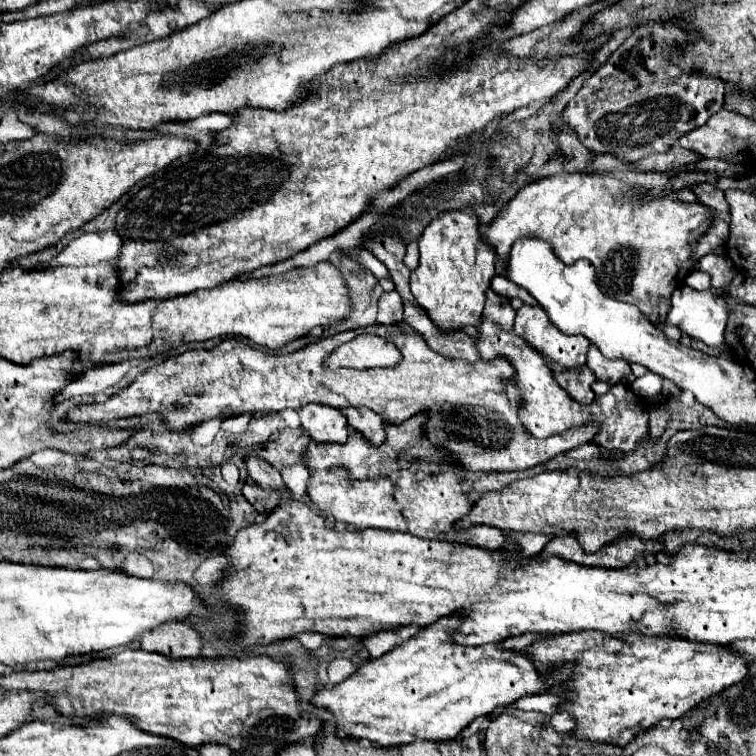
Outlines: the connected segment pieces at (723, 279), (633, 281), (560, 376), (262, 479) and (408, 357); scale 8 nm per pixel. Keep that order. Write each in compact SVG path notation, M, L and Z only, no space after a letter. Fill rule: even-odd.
M711 253L711 255L705 255L703 259L701 259L701 269L703 271L707 271L709 275L711 275L711 283L713 283L713 287L723 287L723 285L729 285L731 283L731 279L735 277L735 267L733 267L733 263L727 259L727 257L723 257L723 255L715 255L715 253Z
M563 173L555 177L545 177L533 181L517 191L517 195L499 211L491 221L489 229L483 233L483 239L495 247L497 255L507 267L507 259L515 241L523 237L537 237L551 245L553 253L565 263L571 265L577 259L587 259L595 267L597 283L607 297L617 301L637 305L653 325L665 323L669 313L669 297L673 289L689 275L693 261L691 251L693 243L711 227L711 209L701 203L683 203L671 197L657 197L647 203L637 203L635 195L643 189L627 185L609 175L589 175L589 173Z
M551 363L551 371L553 377L557 379L557 383L579 403L591 403L593 401L593 391L591 385L595 383L593 373L589 371L589 367L581 367L581 369L561 369L559 365Z
M249 457L245 459L249 477L255 479L263 489L273 489L273 491L289 491L287 485L283 483L279 471L275 467L271 467L269 463L257 459L257 457Z
M393 323L393 325L371 325L365 329L357 331L345 331L333 337L323 337L315 343L305 345L303 349L295 353L283 353L283 355L273 355L273 353L263 353L255 351L249 345L241 341L223 341L211 351L199 349L199 351L185 351L183 355L169 357L161 361L159 365L151 367L149 371L141 373L129 387L123 391L115 393L103 403L89 403L89 405L79 405L73 411L67 413L67 421L111 421L111 419L123 419L123 417L141 417L147 413L159 413L163 415L165 427L169 431L183 431L189 425L199 425L209 419L221 417L233 417L233 415L251 415L255 417L257 413L279 413L283 409L301 409L307 403L319 403L319 405L329 405L335 409L345 409L345 407L369 407L385 423L399 425L405 419L427 411L429 419L425 423L425 435L427 439L445 449L447 457L457 461L467 471L521 471L521 469L531 469L535 465L541 465L549 459L553 459L559 453L565 453L573 447L579 447L583 443L589 443L593 435L597 433L597 425L585 425L577 429L567 429L559 433L557 437L549 439L535 439L531 433L525 431L519 415L517 415L517 405L519 405L519 393L511 381L513 377L513 367L505 359L495 359L495 361L477 361L477 363L467 363L467 361L453 361L447 357L441 357L439 353L431 351L425 339L417 333L405 333L403 323ZM359 333L375 333L381 337L387 337L397 345L401 351L401 361L395 367L375 367L375 369L337 369L337 371L327 371L323 367L323 359L339 345L351 341Z

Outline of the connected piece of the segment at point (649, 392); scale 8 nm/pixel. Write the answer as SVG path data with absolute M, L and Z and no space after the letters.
M649 371L644 376L638 378L638 384L641 387L635 387L635 381L630 385L630 387L632 391L641 398L649 398L662 391L662 383L662 377Z

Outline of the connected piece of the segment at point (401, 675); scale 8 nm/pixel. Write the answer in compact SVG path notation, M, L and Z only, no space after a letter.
M443 617L441 621L421 629L405 643L395 645L389 653L363 663L353 675L345 681L319 689L311 703L315 707L323 707L331 711L337 719L335 735L339 739L369 739L379 747L397 747L407 745L417 739L427 741L449 741L455 739L461 729L465 729L473 719L491 715L495 707L507 707L509 703L525 697L543 693L549 687L565 681L571 677L571 665L555 669L543 681L543 675L537 673L535 665L523 657L507 651L507 655L499 655L499 649L471 649L471 647L457 647L453 643L441 643L441 631L451 637L459 625L459 617Z

